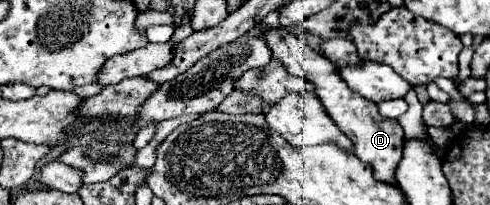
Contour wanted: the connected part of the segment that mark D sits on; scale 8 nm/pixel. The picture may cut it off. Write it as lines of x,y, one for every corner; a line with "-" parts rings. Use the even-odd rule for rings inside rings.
269,29
263,33
263,37
265,37
269,49
273,51
273,57
277,61
283,61
283,65
287,67
289,73
303,77
305,81
311,81
315,85
315,93
321,99
321,103
325,105
327,113
339,125
339,129
355,143
355,155
373,167
375,179
385,181
389,185
397,185
395,171
397,171
397,165
401,163
403,141
405,141
401,125
395,119
383,117
373,101
353,93
347,87
347,83
339,77
335,65
331,65
329,59
325,59
323,55
313,51
307,43
297,39
293,33
289,33
285,29

